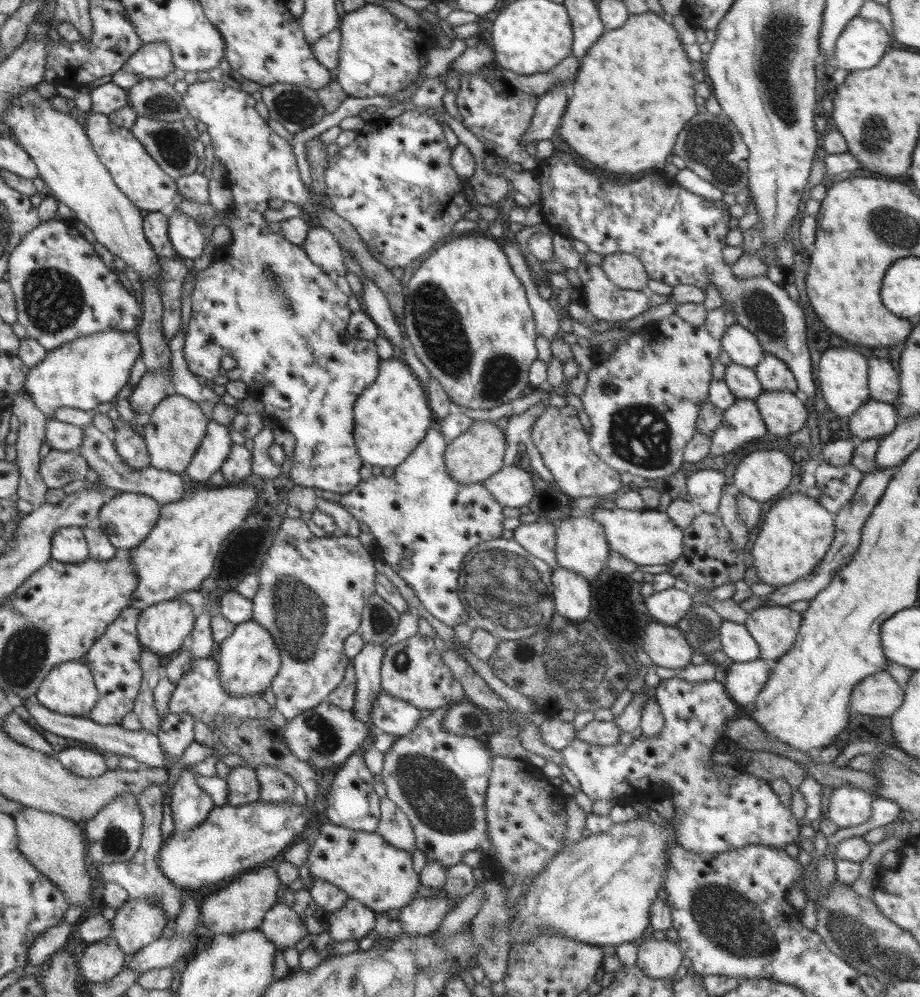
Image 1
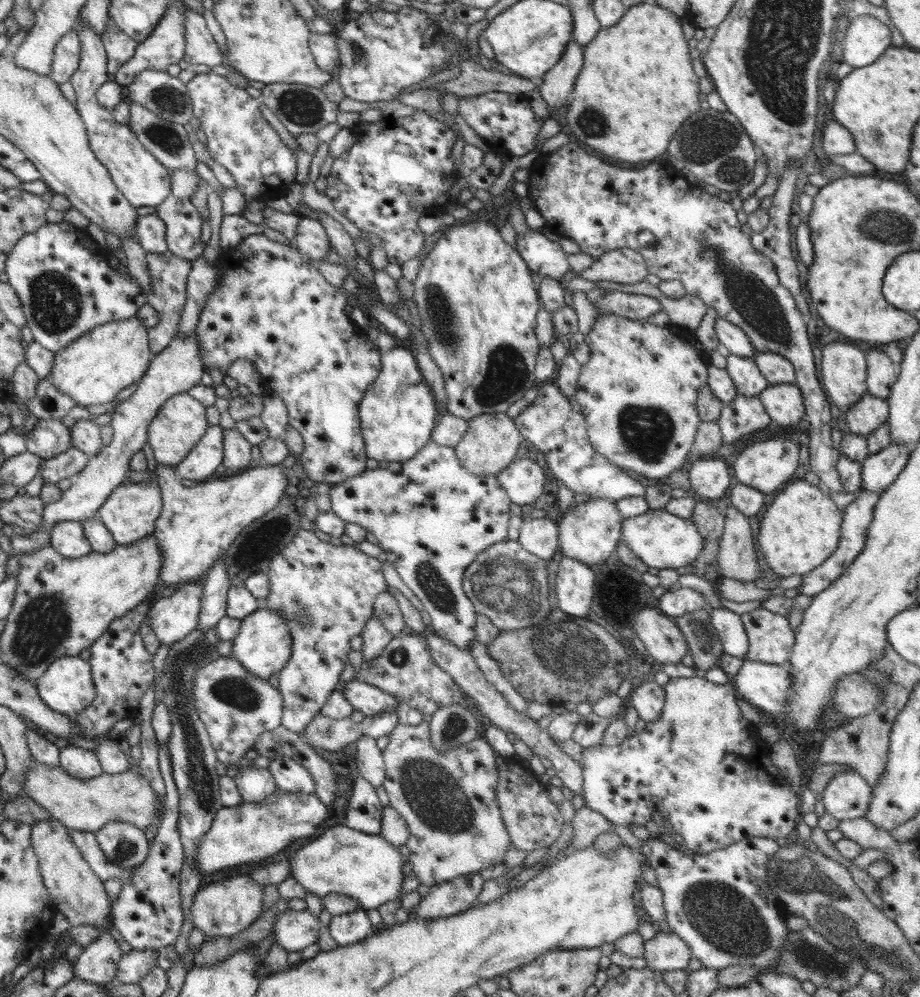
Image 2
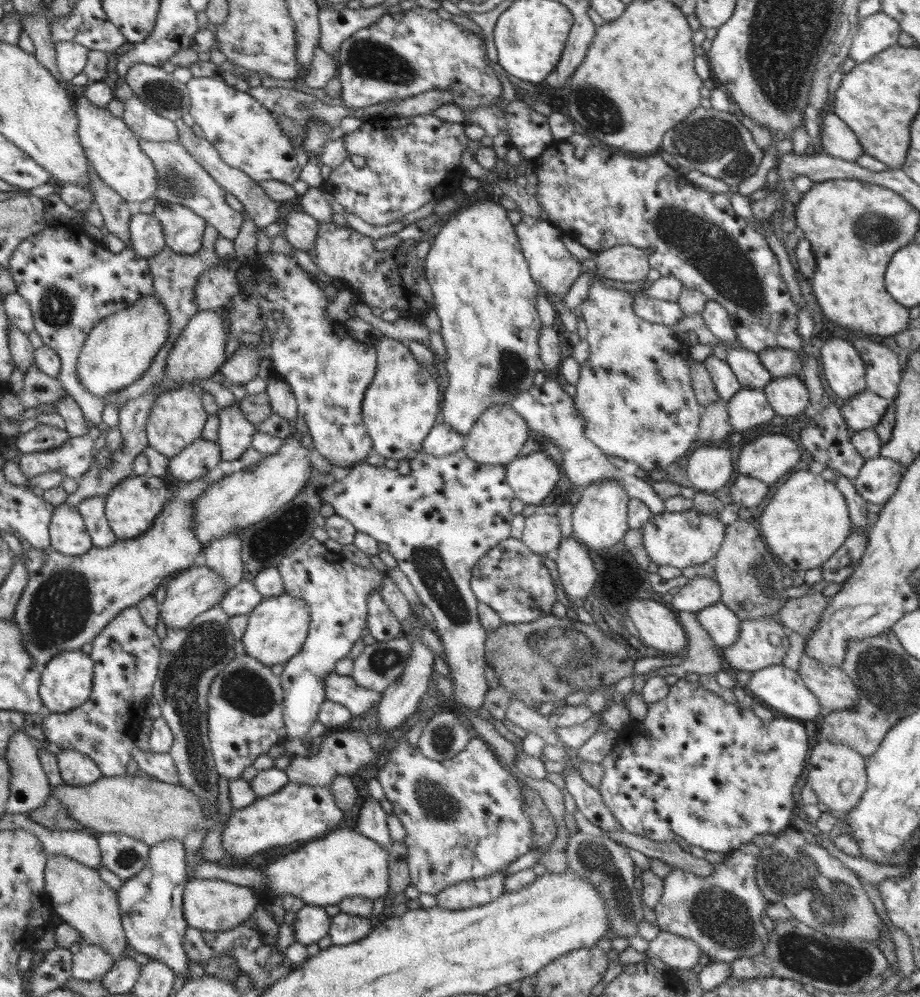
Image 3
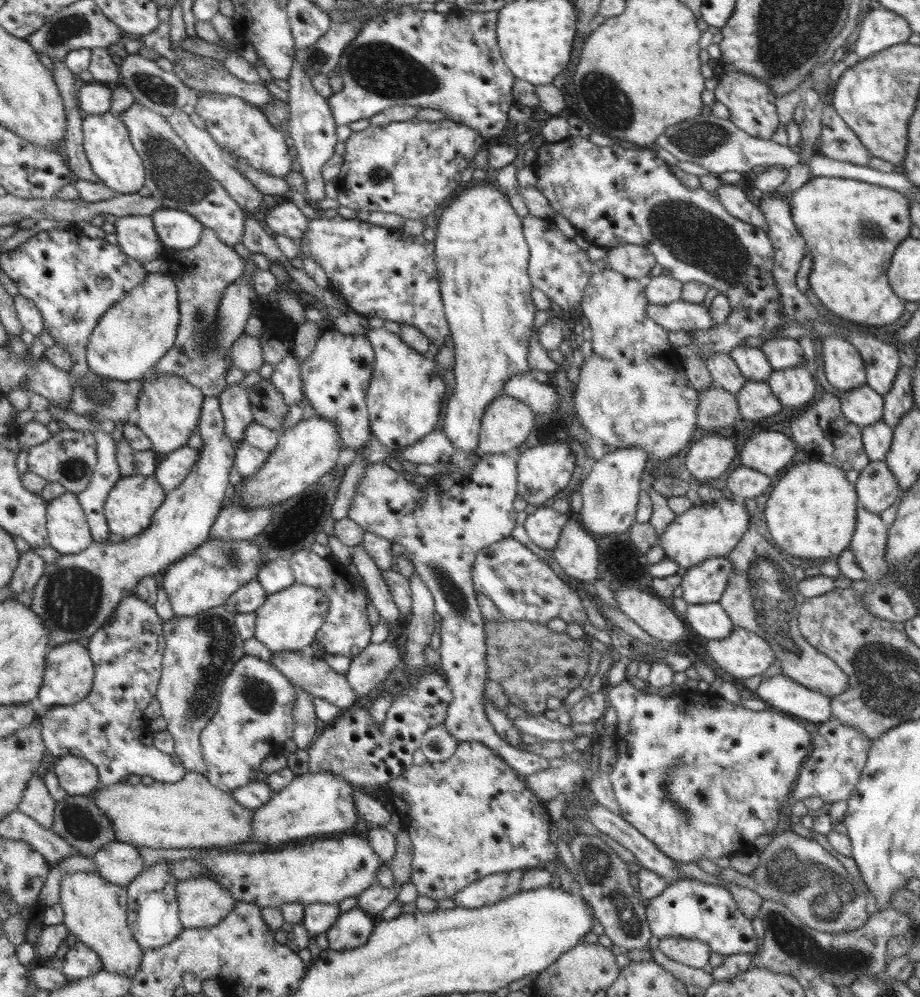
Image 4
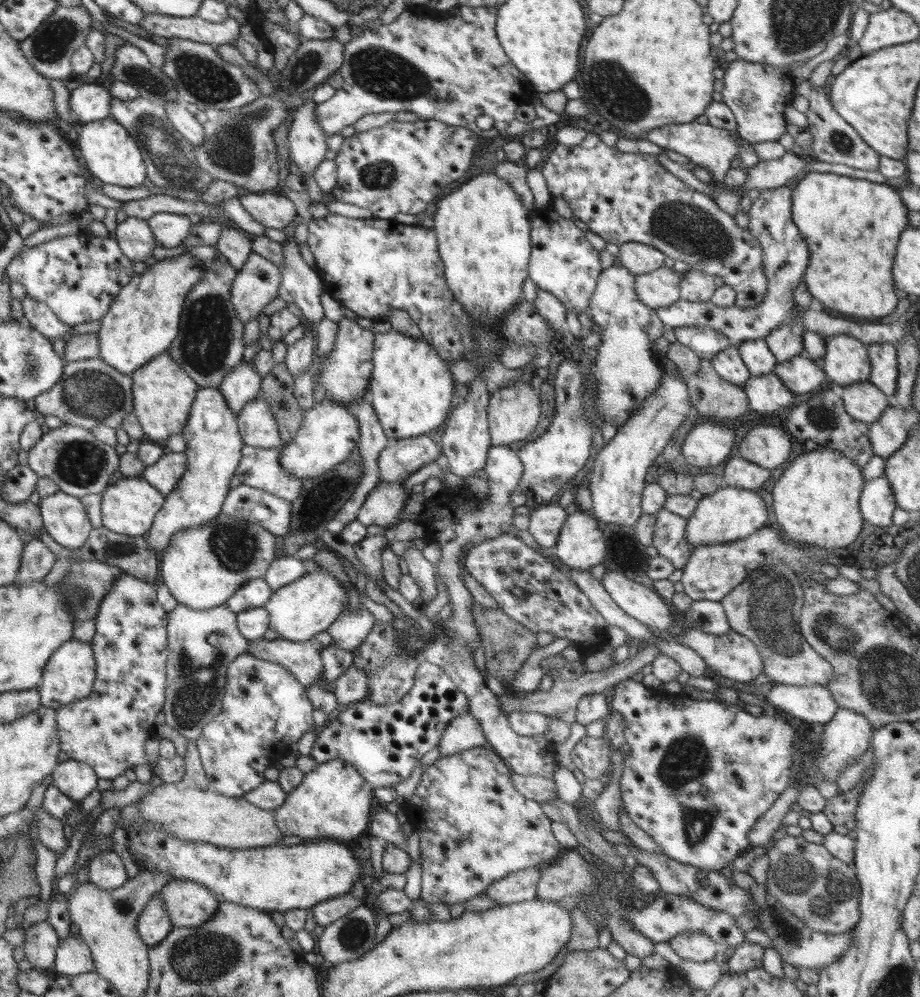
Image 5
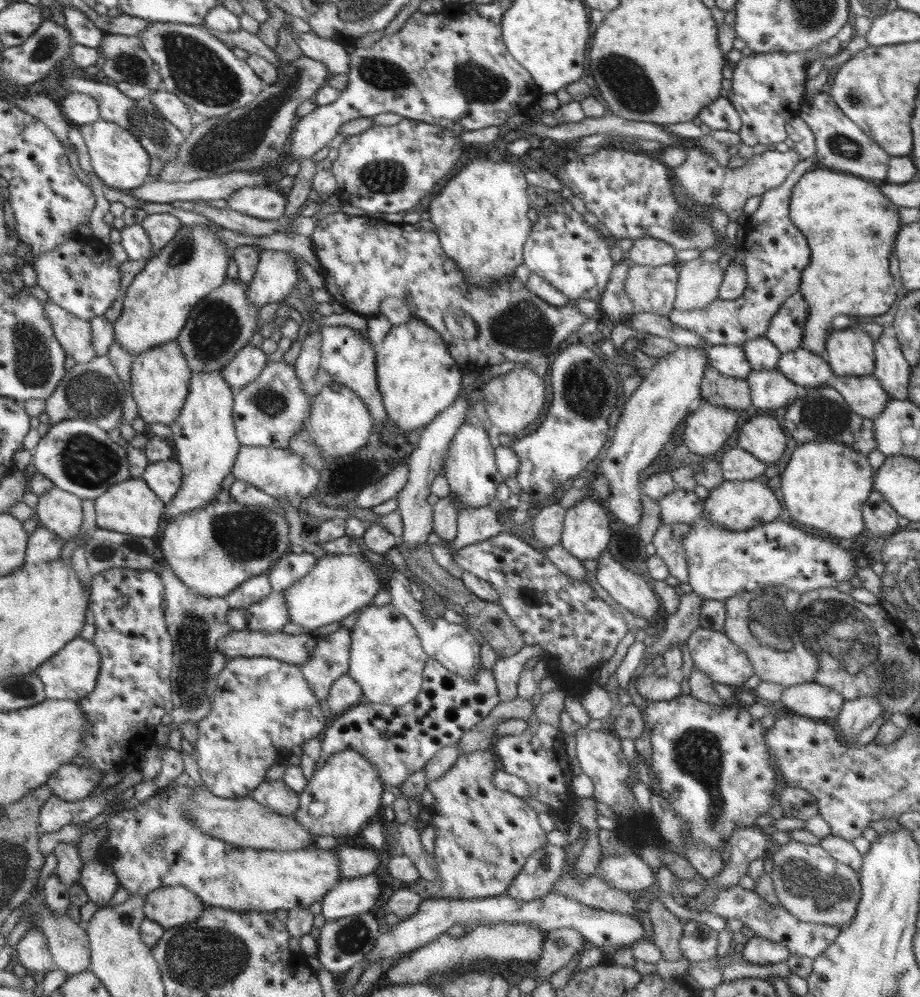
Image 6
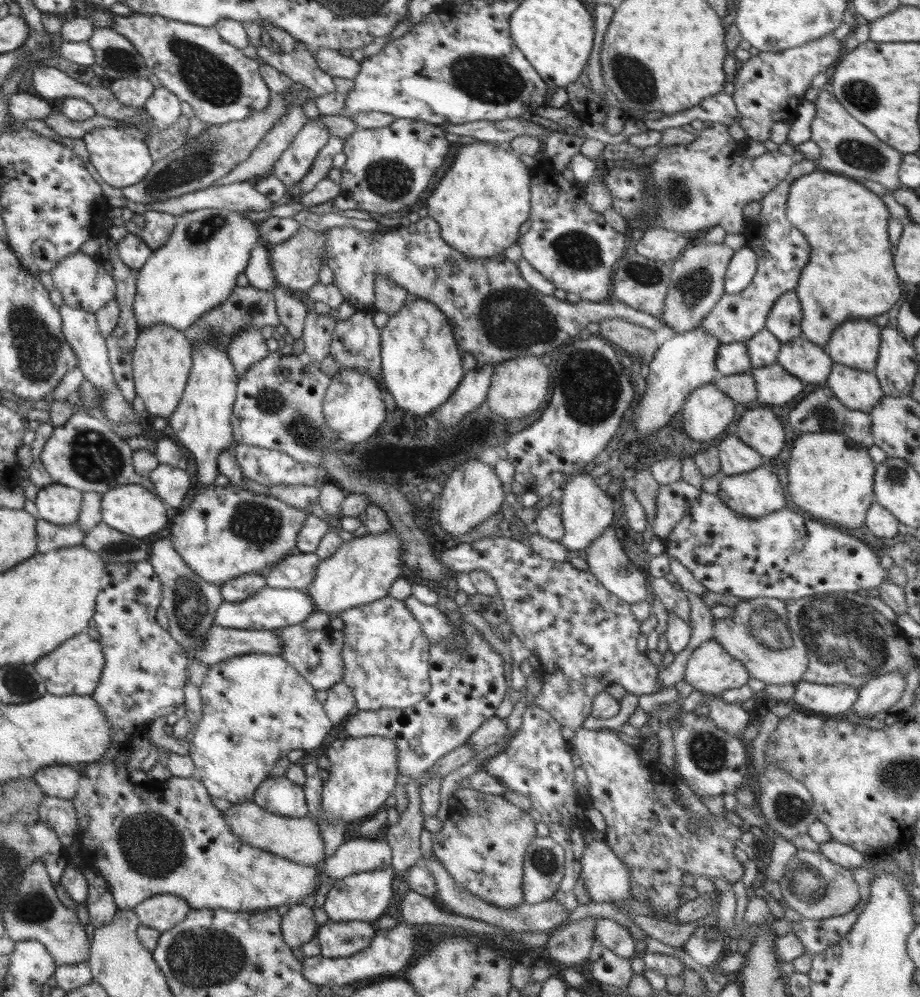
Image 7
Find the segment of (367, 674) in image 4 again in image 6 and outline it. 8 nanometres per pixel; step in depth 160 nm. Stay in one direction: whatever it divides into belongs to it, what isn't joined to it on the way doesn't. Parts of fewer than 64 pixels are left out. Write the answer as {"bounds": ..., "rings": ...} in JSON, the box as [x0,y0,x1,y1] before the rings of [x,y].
{"bounds":[327,674,363,720],"rings":[[[346,674],[332,683],[327,696],[328,708],[330,708],[330,720],[338,719],[348,709],[356,706],[363,697],[362,689],[354,679]]]}

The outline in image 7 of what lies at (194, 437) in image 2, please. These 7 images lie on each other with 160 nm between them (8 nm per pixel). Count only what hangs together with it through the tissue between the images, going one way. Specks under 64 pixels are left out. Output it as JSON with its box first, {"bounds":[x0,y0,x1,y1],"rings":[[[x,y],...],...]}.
{"bounds":[131,324,192,418],"rings":[[[154,324],[139,331],[131,365],[137,395],[142,398],[151,418],[170,418],[181,401],[192,366],[191,342],[183,332]]]}

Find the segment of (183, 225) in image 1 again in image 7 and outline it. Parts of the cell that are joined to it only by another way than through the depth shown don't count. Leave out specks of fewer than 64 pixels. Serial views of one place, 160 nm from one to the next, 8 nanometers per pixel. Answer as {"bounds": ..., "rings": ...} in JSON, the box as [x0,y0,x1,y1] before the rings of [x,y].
{"bounds":[125,210,176,251],"rings":[[[146,210],[142,213],[134,213],[125,226],[129,233],[139,236],[154,251],[169,240],[176,221],[176,217],[171,214]]]}

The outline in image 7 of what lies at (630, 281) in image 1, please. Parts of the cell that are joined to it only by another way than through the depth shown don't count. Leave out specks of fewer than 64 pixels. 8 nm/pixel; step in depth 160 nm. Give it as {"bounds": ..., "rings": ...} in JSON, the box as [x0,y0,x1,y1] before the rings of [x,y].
{"bounds":[636,228,688,263],"rings":[[[646,228],[637,240],[636,253],[653,261],[671,263],[680,257],[688,244],[688,236],[663,228]]]}

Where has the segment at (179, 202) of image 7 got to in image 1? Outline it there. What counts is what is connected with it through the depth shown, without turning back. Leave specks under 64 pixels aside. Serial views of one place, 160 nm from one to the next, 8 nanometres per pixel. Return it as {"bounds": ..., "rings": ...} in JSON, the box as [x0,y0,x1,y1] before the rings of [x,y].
{"bounds":[302,223,348,278],"rings":[[[311,223],[302,248],[314,264],[333,278],[348,274],[343,250],[334,239],[334,235],[324,227]]]}

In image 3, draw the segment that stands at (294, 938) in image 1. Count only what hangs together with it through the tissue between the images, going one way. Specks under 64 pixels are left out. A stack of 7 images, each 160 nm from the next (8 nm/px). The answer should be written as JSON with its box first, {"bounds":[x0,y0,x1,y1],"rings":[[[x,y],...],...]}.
{"bounds":[291,904,330,947],"rings":[[[305,904],[296,913],[296,919],[291,924],[295,940],[306,947],[316,944],[328,935],[330,920],[323,907]]]}

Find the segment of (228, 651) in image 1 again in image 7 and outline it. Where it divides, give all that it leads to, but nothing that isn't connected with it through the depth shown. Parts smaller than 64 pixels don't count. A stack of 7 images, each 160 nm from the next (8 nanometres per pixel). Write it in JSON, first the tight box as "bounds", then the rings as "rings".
{"bounds":[306,530,402,618],"rings":[[[393,530],[382,534],[368,532],[362,537],[353,537],[351,540],[344,541],[330,558],[319,561],[314,581],[306,588],[306,592],[313,598],[315,612],[326,612],[334,618],[340,611],[368,604],[388,595],[392,584],[400,577],[402,562],[401,540]]]}

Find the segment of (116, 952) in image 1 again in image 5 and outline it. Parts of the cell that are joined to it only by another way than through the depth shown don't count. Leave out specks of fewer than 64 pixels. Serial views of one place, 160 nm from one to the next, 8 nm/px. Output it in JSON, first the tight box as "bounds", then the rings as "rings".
{"bounds":[51,935,96,976],"rings":[[[71,935],[69,938],[60,940],[51,970],[59,975],[76,976],[96,971],[96,966],[85,942]]]}

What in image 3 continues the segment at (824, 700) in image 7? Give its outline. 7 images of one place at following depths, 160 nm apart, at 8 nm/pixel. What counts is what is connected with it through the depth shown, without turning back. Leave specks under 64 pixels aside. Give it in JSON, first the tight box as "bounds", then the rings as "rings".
{"bounds":[745,664,824,720],"rings":[[[782,664],[767,666],[762,670],[752,672],[752,674],[745,688],[746,691],[756,701],[770,708],[775,714],[793,719],[814,720],[814,718],[821,718],[821,713],[824,713],[818,699],[808,690],[808,687],[796,671],[784,667]]]}

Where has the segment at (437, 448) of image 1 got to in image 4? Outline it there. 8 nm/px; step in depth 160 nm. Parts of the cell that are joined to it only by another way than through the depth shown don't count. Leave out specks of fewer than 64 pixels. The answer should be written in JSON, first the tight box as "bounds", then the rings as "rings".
{"bounds":[348,454,550,775],"rings":[[[480,454],[480,460],[472,468],[470,474],[464,474],[460,468],[446,462],[446,474],[428,478],[424,487],[418,487],[414,482],[407,482],[400,474],[396,474],[388,467],[381,464],[370,464],[364,471],[364,477],[356,487],[356,496],[348,509],[348,517],[365,532],[374,533],[391,543],[400,543],[406,548],[406,554],[414,564],[414,574],[424,582],[424,586],[432,592],[435,611],[442,619],[438,623],[437,633],[440,634],[441,645],[438,652],[441,656],[442,674],[452,685],[453,699],[447,710],[444,720],[446,731],[461,741],[480,741],[484,746],[489,746],[499,754],[504,762],[517,773],[531,775],[547,769],[550,765],[548,759],[534,754],[526,749],[510,746],[495,731],[492,723],[484,712],[484,686],[488,682],[485,643],[485,620],[481,615],[477,592],[473,588],[471,578],[473,564],[479,552],[486,546],[500,542],[512,536],[512,529],[517,522],[517,512],[513,503],[517,496],[517,473],[515,455],[511,454]]]}

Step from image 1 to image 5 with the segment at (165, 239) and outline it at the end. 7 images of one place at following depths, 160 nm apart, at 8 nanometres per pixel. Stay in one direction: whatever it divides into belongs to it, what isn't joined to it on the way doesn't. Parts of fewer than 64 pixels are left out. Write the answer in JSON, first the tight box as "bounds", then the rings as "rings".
{"bounds":[114,217,157,261],"rings":[[[128,217],[117,224],[114,233],[120,250],[131,261],[144,261],[157,246],[153,232],[144,219]]]}

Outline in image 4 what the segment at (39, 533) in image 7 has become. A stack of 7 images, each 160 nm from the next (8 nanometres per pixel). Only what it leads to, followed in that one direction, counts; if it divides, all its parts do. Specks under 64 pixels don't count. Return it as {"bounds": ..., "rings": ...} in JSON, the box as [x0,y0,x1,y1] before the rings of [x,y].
{"bounds":[8,549,45,594],"rings":[[[32,549],[27,552],[20,552],[18,566],[8,587],[15,594],[32,591],[36,587],[36,583],[44,575],[44,569],[45,560]]]}

